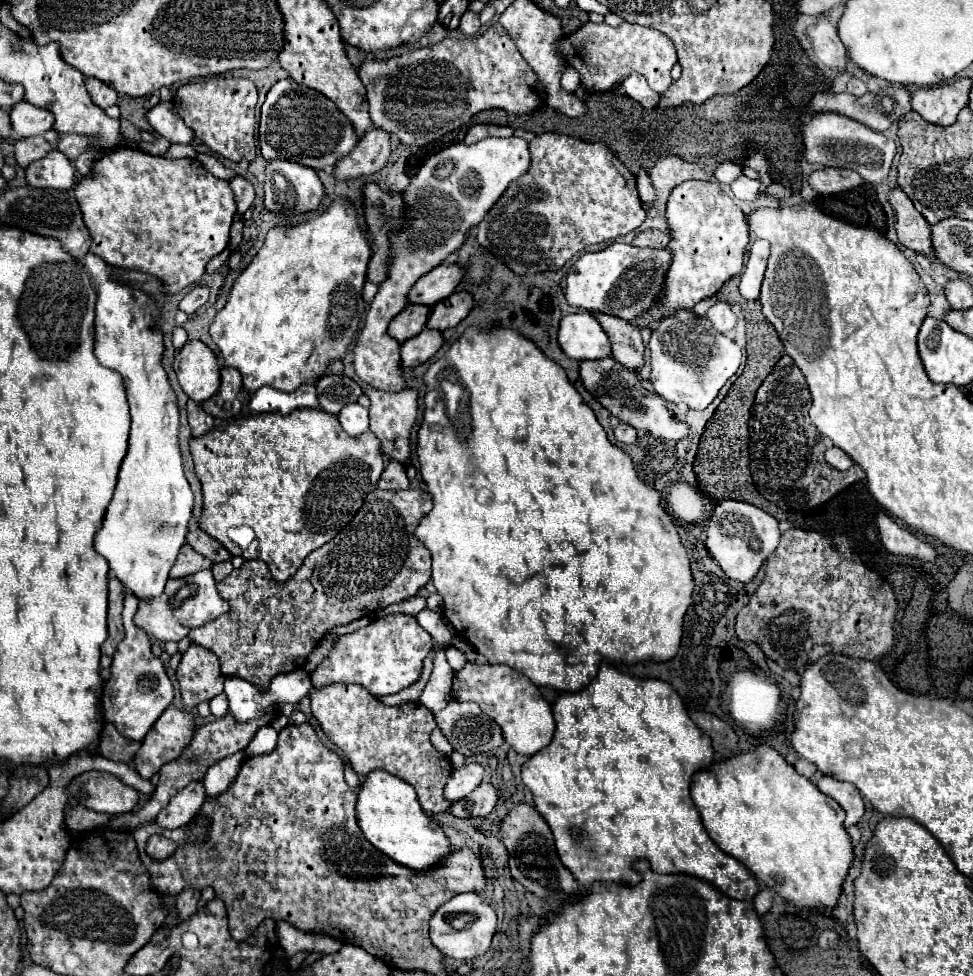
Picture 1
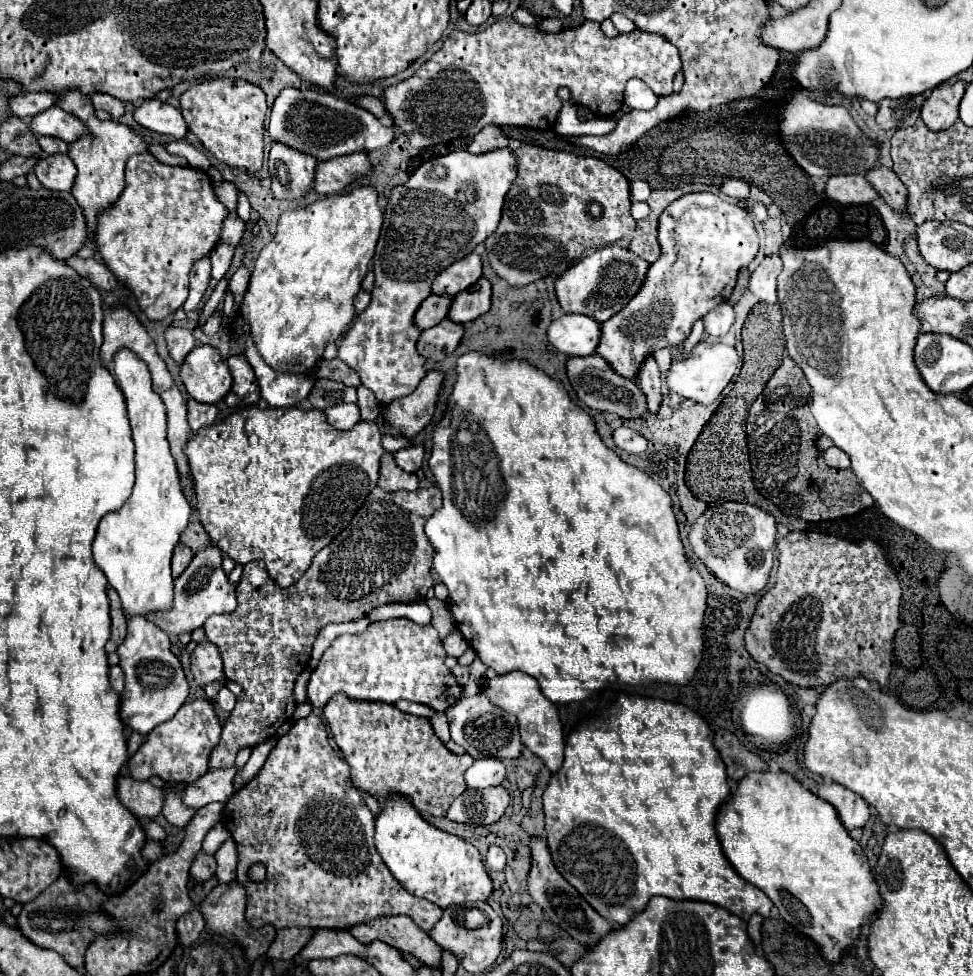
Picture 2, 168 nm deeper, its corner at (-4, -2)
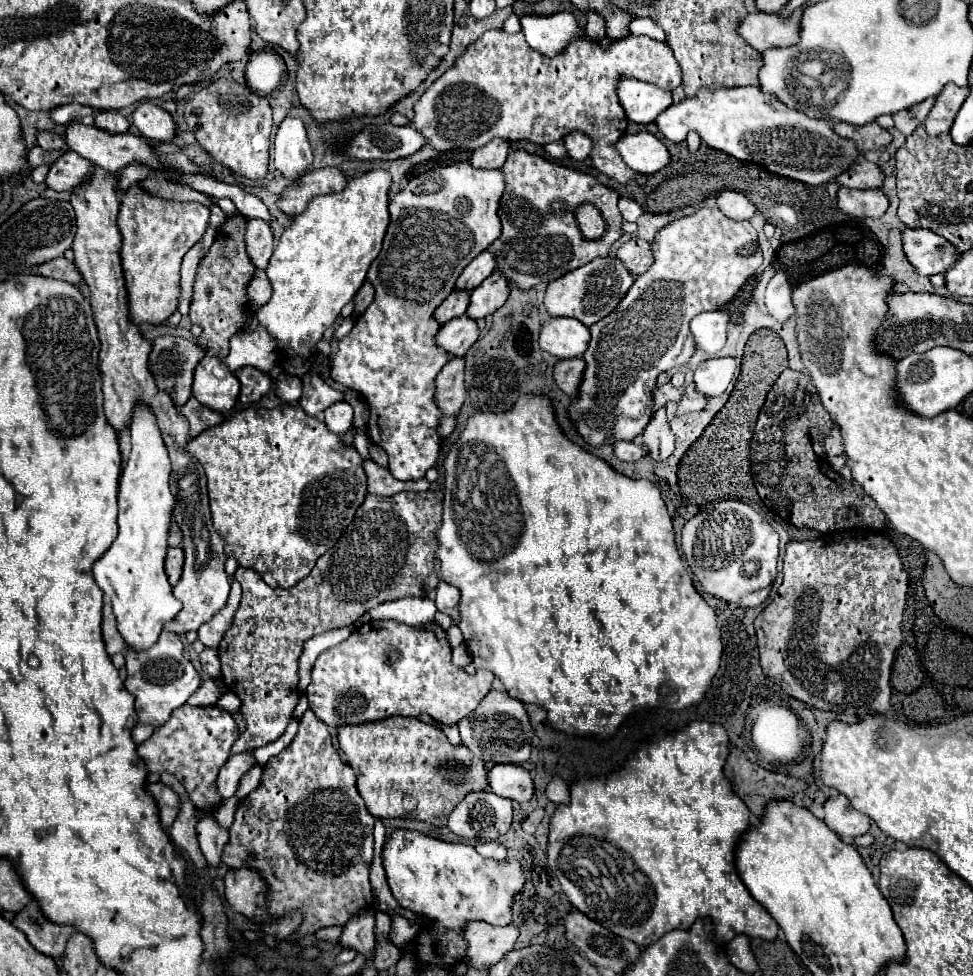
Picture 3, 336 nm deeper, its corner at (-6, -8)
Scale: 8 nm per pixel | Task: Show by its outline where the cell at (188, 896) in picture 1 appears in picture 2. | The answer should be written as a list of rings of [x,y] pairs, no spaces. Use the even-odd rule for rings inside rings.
[[[200,852],[190,868],[190,880],[194,880],[196,884],[202,884],[206,880],[210,880],[216,872],[216,860],[214,856],[208,856],[204,852]]]

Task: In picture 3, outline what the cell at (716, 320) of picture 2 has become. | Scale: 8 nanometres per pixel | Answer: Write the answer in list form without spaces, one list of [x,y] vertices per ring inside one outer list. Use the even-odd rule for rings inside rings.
[[[702,312],[692,318],[690,332],[694,336],[696,348],[716,354],[724,342],[726,342],[726,326],[728,326],[728,314],[726,312]]]

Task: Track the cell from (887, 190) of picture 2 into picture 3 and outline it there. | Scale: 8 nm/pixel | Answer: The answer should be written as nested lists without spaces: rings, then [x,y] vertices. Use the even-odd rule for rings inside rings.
[[[858,160],[846,172],[842,172],[842,176],[836,176],[834,182],[838,186],[846,186],[846,188],[868,190],[868,188],[880,188],[882,178],[884,178],[884,174],[876,164],[872,164],[868,160]]]

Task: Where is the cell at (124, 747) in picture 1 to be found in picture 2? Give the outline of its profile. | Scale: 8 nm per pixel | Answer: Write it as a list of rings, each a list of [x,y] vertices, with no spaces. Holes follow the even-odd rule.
[[[119,665],[111,666],[109,670],[110,686],[115,691],[124,689],[124,673]]]

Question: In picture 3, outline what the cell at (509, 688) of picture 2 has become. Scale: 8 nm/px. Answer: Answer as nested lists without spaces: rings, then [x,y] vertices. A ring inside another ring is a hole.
[[[554,776],[554,780],[548,784],[546,796],[554,804],[568,804],[570,802],[570,790],[568,790],[566,782],[562,778],[558,778],[558,776]]]

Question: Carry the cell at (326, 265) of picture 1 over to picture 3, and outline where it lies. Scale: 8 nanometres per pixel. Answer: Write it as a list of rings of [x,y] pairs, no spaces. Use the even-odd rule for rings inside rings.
[[[372,168],[356,178],[350,178],[346,188],[336,194],[324,194],[314,198],[302,214],[298,214],[290,228],[280,236],[278,246],[266,268],[268,280],[272,284],[272,298],[262,308],[258,308],[256,318],[266,330],[276,338],[278,348],[284,356],[302,356],[310,360],[316,354],[316,342],[322,338],[328,326],[334,326],[340,310],[348,304],[362,282],[372,260],[380,254],[382,240],[390,222],[388,214],[388,188],[390,172],[382,168]]]

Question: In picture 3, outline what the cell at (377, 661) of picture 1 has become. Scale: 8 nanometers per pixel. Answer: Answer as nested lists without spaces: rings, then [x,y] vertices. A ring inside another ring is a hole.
[[[372,620],[356,628],[342,644],[328,648],[318,656],[312,668],[312,680],[306,688],[306,696],[310,700],[310,710],[334,730],[336,726],[376,722],[390,716],[414,718],[422,712],[430,714],[440,724],[458,724],[458,720],[474,712],[478,702],[490,692],[492,680],[494,674],[490,670],[468,674],[452,664],[452,650],[446,632],[436,622],[408,626],[396,620]]]

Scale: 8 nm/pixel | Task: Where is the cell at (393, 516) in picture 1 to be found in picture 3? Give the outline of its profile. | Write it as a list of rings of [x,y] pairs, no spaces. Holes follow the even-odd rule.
[[[442,490],[403,491],[390,498],[368,494],[354,520],[350,522],[350,528],[346,528],[334,548],[322,554],[312,572],[298,584],[294,584],[294,588],[270,588],[250,568],[236,568],[234,578],[242,586],[242,602],[234,616],[232,628],[224,634],[224,640],[218,648],[222,662],[222,680],[226,688],[242,700],[240,712],[246,720],[246,730],[232,746],[232,754],[260,748],[282,736],[282,732],[286,730],[298,702],[298,658],[302,654],[302,644],[308,638],[330,628],[350,626],[368,610],[388,600],[398,600],[404,596],[424,598],[436,588],[438,574],[434,568],[434,560],[438,550],[436,530],[440,528],[442,520],[442,496]]]

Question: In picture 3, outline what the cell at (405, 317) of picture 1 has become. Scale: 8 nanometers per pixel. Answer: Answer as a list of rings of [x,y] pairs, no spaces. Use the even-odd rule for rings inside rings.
[[[454,290],[436,310],[436,320],[440,324],[446,324],[448,320],[452,318],[458,318],[462,316],[466,310],[468,310],[468,304],[470,304],[470,290]]]

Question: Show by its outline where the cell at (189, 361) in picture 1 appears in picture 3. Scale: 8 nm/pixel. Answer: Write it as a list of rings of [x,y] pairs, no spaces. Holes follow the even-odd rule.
[[[206,356],[196,366],[192,396],[200,404],[226,414],[234,408],[238,394],[240,394],[240,382],[228,370],[228,366],[220,362],[220,358]]]

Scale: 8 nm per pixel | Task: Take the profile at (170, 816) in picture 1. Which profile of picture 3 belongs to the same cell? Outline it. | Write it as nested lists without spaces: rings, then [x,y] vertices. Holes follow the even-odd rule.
[[[240,752],[240,754],[234,754],[228,758],[228,762],[222,766],[220,774],[218,774],[218,792],[224,800],[232,798],[238,790],[238,784],[242,780],[242,776],[252,768],[256,766],[258,762],[254,762],[252,754],[250,752]]]

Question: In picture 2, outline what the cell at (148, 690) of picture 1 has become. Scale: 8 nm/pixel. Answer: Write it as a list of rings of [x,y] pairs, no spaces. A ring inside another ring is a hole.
[[[130,616],[128,634],[118,648],[120,668],[124,670],[124,690],[120,702],[120,718],[122,722],[146,736],[158,724],[170,720],[176,710],[188,698],[188,682],[182,672],[178,658],[170,652],[170,638],[158,626],[148,622],[144,616]]]

